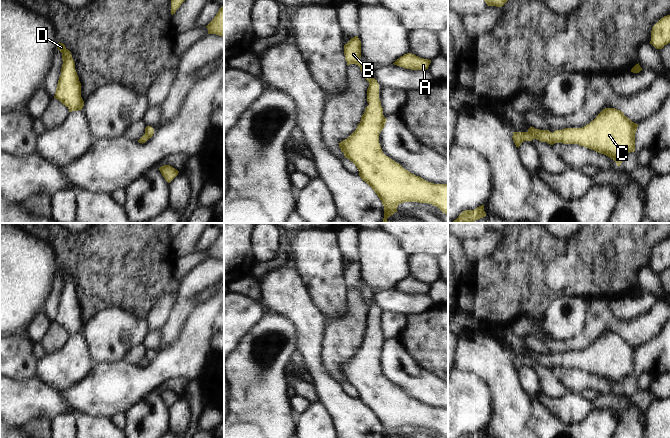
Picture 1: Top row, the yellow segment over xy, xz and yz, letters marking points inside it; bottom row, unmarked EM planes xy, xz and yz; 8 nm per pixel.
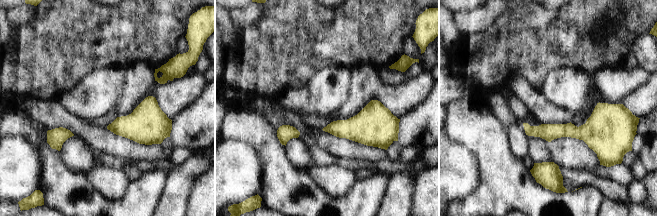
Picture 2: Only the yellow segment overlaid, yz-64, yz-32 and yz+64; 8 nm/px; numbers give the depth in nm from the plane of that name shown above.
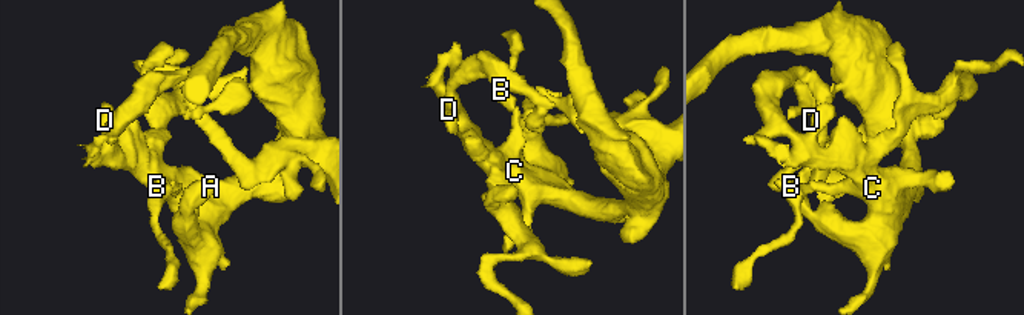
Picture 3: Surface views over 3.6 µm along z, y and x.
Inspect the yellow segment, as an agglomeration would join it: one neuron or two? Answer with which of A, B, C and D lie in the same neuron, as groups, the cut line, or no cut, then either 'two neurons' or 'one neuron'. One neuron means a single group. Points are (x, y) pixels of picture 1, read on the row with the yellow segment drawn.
groups A C D / B; cut yz (527, 132), (533, 138); two neurons

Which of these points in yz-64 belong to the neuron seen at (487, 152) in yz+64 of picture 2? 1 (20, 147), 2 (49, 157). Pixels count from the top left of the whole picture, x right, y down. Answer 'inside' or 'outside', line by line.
1: outside
2: inside

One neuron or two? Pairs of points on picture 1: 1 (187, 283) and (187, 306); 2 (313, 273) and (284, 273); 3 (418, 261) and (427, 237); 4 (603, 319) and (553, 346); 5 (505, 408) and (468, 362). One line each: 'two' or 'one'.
1: one
2: two
3: two
4: one
5: one

